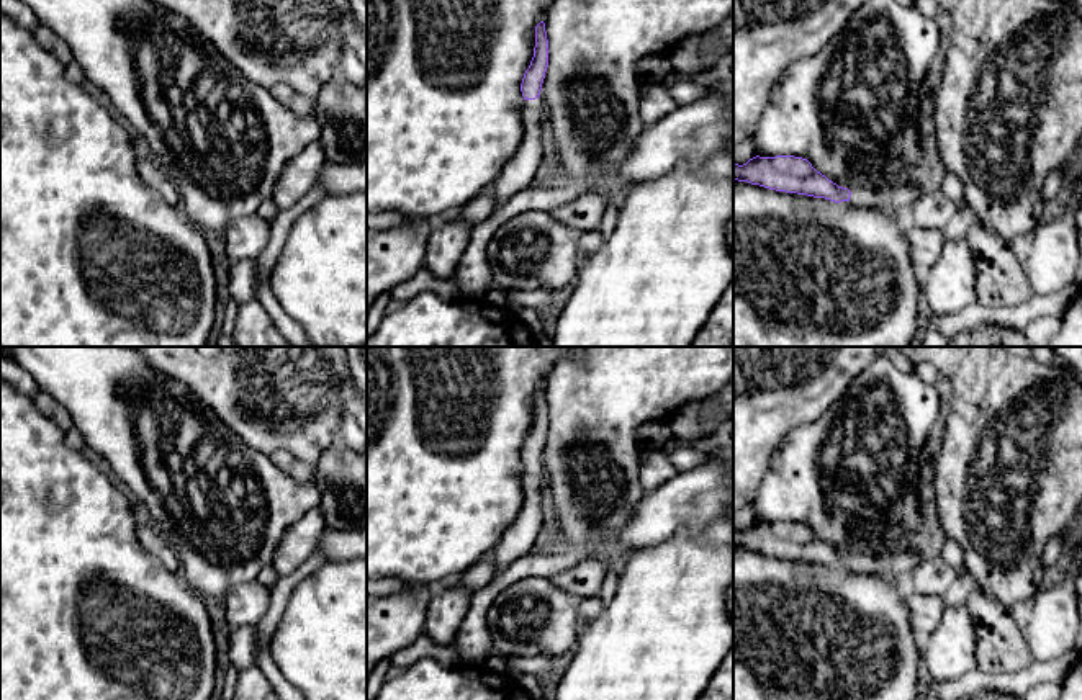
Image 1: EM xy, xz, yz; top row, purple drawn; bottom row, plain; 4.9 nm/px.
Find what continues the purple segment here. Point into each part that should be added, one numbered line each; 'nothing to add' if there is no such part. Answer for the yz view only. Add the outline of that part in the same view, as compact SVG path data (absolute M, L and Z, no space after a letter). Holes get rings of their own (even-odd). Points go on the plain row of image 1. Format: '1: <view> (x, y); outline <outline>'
1: yz (894, 565); outline M908 548L890 553L856 551L850 568L856 572L886 574L897 579L913 571L920 563L917 553Z

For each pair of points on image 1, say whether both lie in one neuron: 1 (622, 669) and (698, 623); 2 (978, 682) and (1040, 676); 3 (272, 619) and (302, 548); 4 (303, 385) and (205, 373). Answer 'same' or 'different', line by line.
1: same
2: same
3: different
4: same

